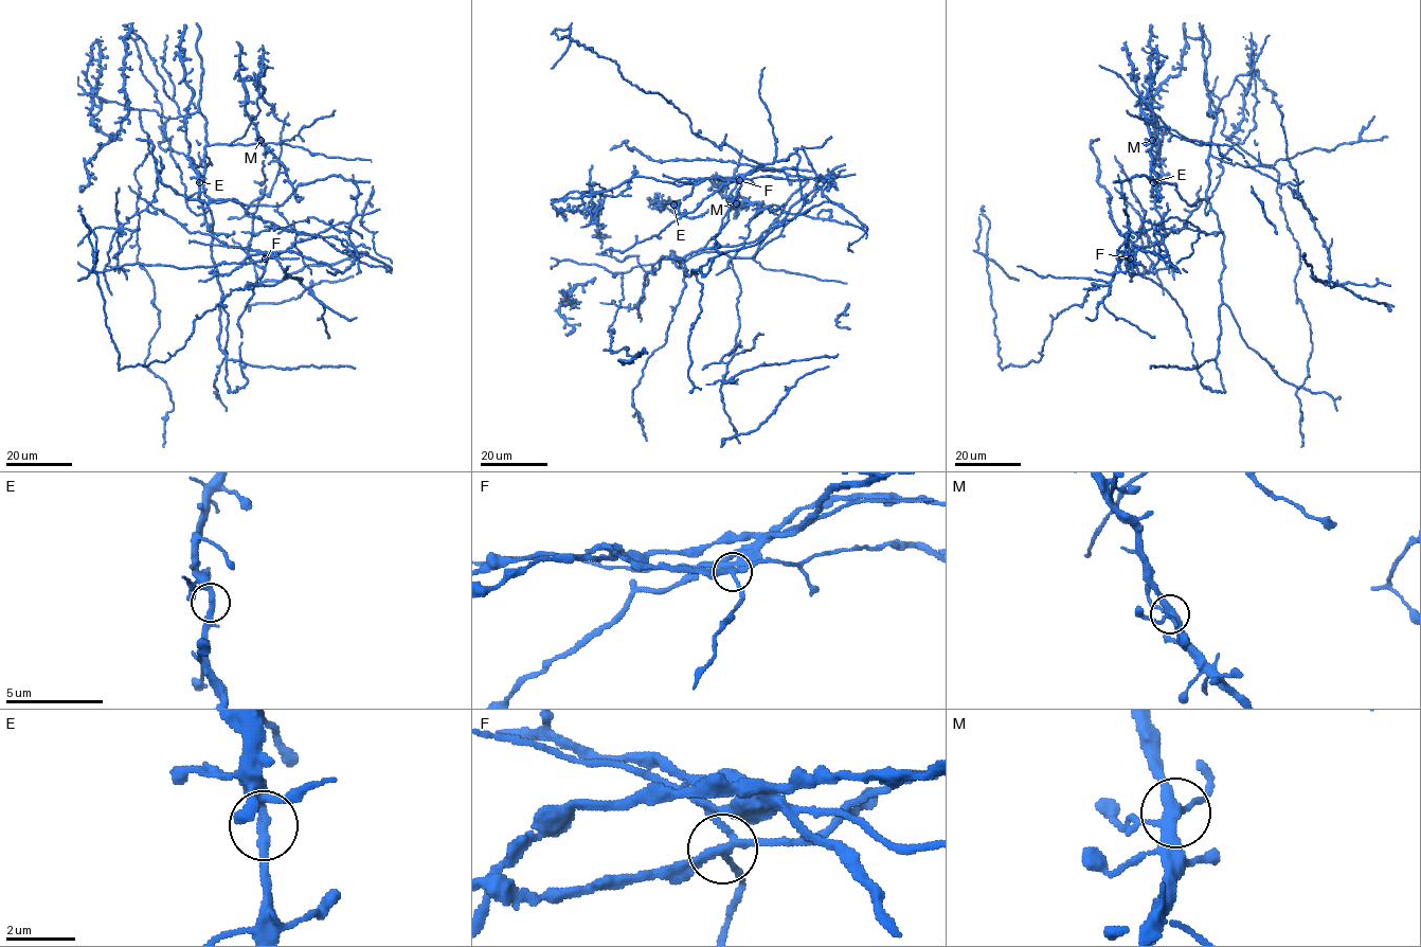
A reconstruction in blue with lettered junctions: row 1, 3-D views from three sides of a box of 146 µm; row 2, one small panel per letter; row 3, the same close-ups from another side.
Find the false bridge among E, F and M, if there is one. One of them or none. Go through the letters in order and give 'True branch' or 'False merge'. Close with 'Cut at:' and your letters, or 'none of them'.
E: True branch
F: False merge
M: True branch
Cut at: F

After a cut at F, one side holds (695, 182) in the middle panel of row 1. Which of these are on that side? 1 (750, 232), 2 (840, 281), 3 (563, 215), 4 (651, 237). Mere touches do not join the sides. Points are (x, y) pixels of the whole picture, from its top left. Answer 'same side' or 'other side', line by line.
1: same side
2: other side
3: other side
4: same side

